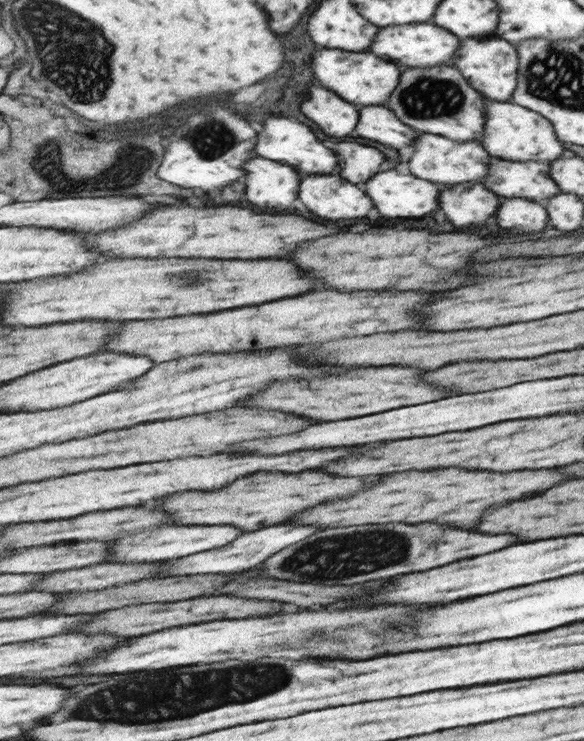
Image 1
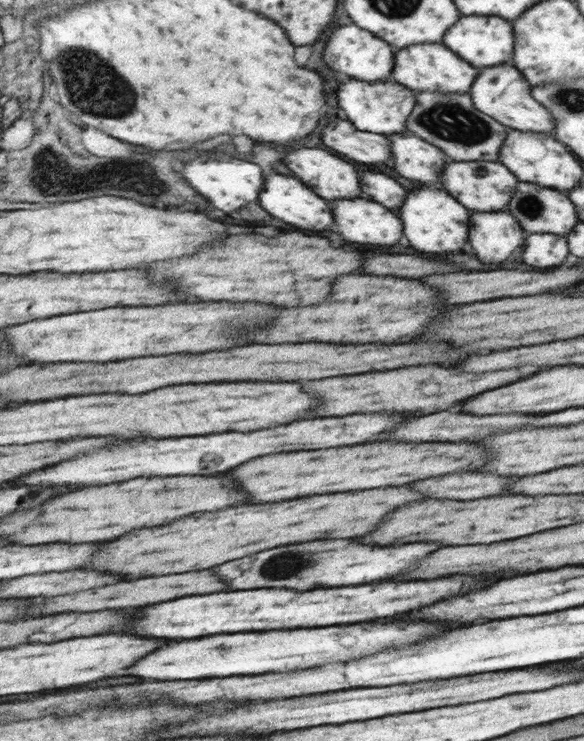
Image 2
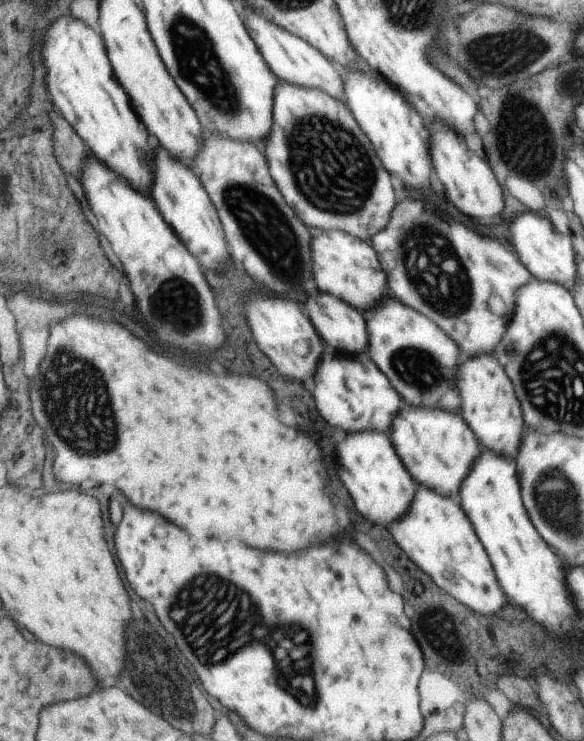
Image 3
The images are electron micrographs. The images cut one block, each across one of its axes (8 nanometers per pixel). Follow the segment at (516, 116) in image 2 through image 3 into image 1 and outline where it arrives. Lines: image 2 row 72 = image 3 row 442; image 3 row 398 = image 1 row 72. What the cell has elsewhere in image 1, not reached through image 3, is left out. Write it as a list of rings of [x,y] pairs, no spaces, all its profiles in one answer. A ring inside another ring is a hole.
[[[491,35],[486,40],[476,40],[476,38],[461,39],[458,50],[452,64],[459,69],[465,79],[486,100],[496,100],[496,102],[506,102],[516,90],[516,78],[518,78],[518,53],[517,47],[504,40],[500,35]]]

